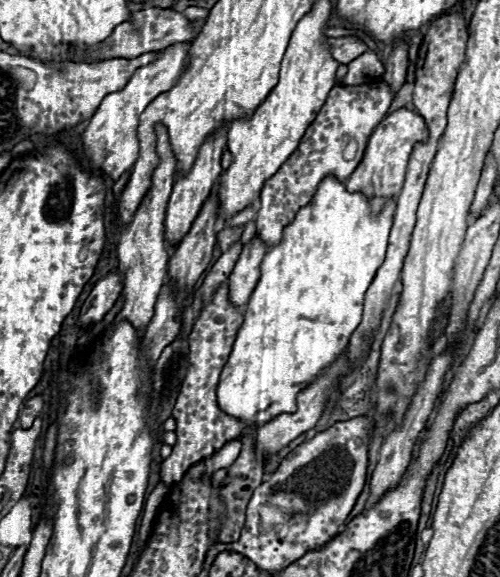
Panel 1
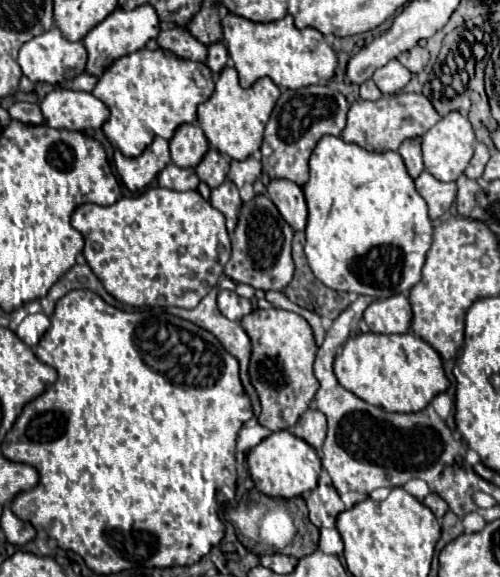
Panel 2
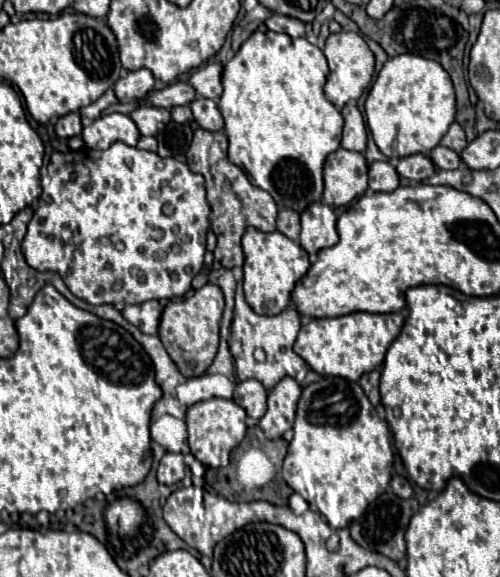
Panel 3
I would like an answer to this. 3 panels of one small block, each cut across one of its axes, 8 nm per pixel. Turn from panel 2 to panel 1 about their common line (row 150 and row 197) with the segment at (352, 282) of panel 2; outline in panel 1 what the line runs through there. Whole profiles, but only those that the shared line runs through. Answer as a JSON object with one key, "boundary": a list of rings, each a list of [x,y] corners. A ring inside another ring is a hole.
{"boundary":[[[326,176],[318,184],[312,202],[298,210],[294,222],[284,228],[282,240],[264,256],[262,276],[250,296],[232,354],[220,374],[218,406],[230,416],[248,420],[248,426],[262,426],[282,412],[294,412],[296,394],[348,346],[352,332],[362,322],[364,294],[384,262],[396,212],[396,200],[388,198],[380,214],[374,216],[368,200],[366,194],[348,192],[344,182]]]}

